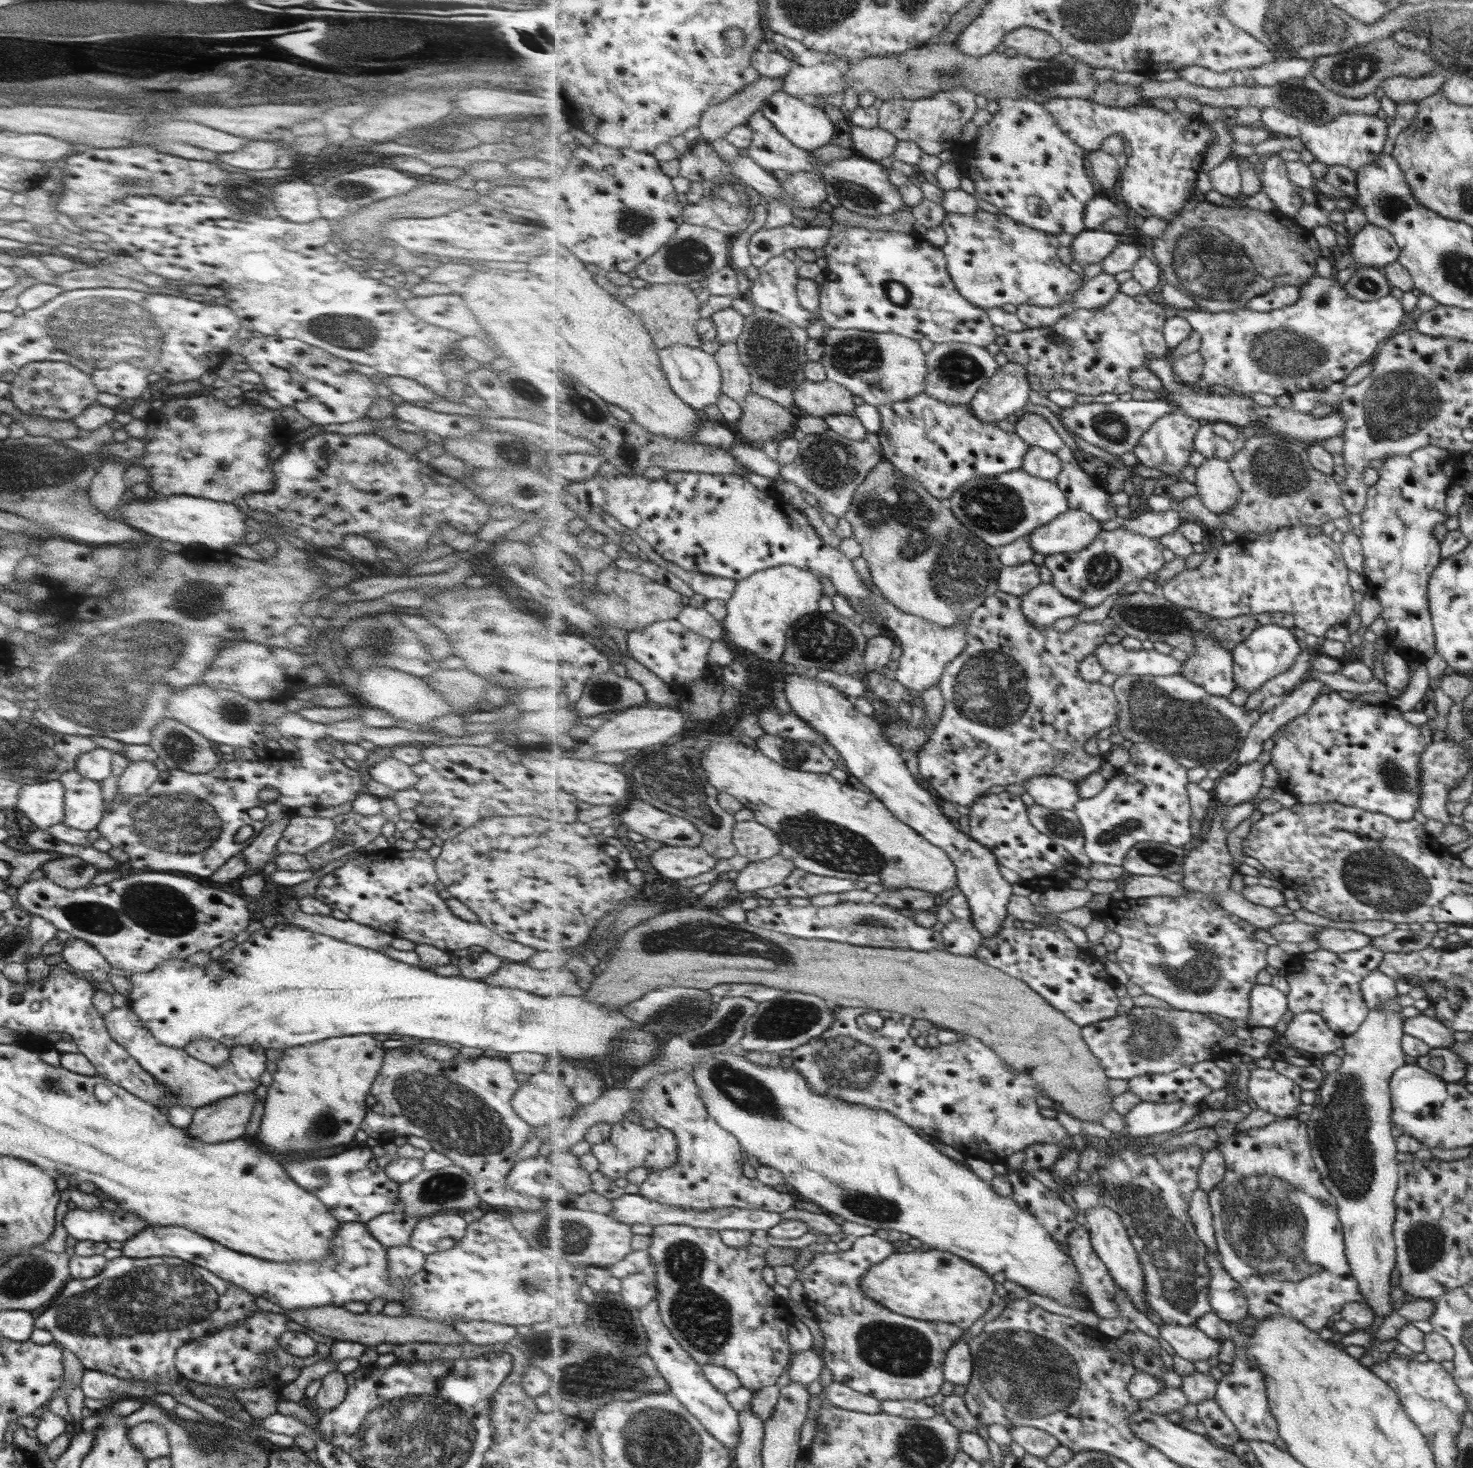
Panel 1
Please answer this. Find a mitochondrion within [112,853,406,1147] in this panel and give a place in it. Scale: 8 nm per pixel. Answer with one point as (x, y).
(324, 1124)

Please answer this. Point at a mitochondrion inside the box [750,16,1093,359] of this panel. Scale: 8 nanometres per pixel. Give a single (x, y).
(1043, 79)

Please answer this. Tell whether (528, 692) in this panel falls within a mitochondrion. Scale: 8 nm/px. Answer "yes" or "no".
no

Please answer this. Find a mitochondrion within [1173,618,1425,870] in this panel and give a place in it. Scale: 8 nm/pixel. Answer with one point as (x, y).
(1394, 778)

